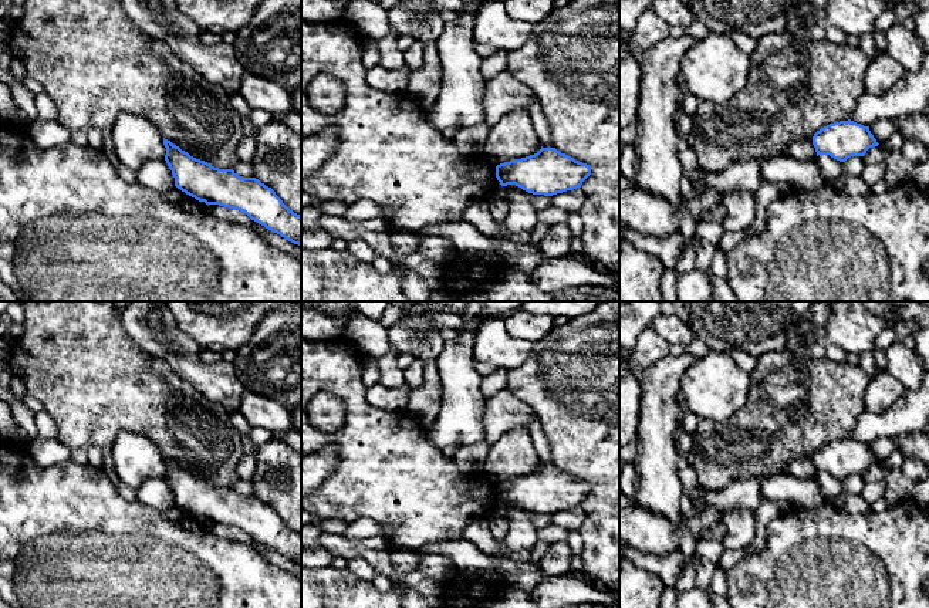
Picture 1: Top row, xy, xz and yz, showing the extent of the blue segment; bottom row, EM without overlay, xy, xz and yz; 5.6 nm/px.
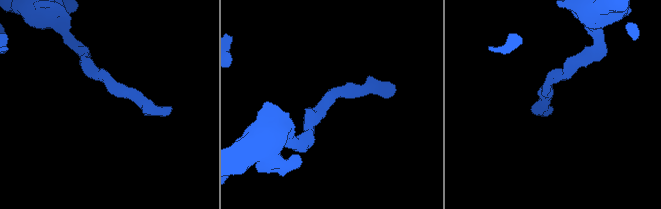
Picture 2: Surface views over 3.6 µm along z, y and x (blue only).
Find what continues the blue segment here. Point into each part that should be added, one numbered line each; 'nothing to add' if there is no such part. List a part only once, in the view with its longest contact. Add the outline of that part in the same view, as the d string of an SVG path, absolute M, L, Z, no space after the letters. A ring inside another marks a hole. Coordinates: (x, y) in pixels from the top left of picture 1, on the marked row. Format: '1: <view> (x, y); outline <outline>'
nothing to add

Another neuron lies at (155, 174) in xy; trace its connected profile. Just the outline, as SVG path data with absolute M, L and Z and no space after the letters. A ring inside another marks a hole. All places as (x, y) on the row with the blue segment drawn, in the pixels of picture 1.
M165 159L146 161L136 173L138 182L151 189L168 190L175 188L175 178Z

